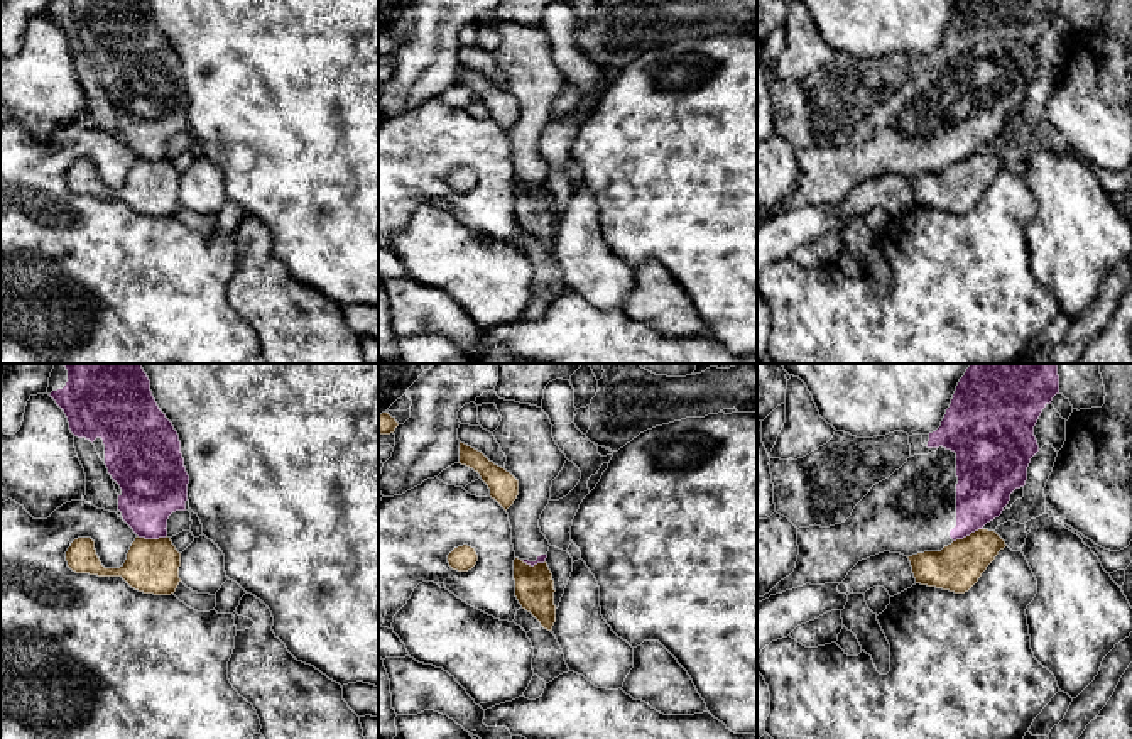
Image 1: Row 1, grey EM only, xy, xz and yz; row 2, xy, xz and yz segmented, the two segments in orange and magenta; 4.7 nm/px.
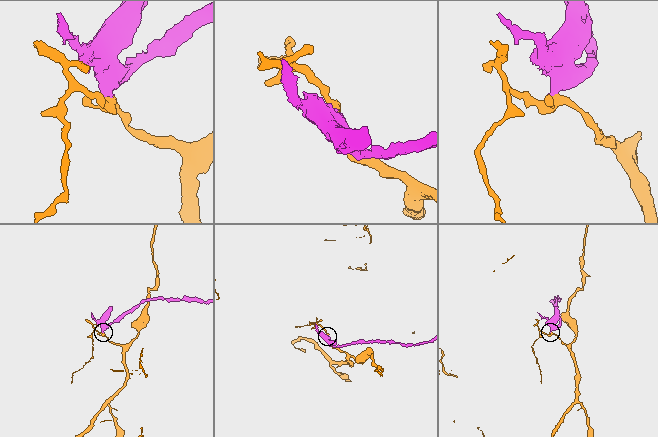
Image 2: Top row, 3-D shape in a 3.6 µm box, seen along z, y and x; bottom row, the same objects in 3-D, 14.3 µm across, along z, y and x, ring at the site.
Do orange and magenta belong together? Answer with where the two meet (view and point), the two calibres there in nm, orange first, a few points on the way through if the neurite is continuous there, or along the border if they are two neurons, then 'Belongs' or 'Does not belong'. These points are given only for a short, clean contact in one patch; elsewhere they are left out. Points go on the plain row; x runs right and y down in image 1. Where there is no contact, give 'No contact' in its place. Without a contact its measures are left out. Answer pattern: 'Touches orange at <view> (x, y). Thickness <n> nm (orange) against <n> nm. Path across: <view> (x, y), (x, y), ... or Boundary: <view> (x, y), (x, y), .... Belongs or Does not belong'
Touches orange at xy (152, 161). Thickness 260 nm (orange) against 300 nm. Boundary: xy (137, 156), (146, 159), (166, 158). Does not belong

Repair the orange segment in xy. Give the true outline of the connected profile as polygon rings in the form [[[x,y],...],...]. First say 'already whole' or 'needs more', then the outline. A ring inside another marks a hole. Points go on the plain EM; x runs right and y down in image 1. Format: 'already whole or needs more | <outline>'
already whole | [[[137,157],[120,189],[105,189],[96,176],[95,162],[78,159],[68,169],[66,183],[76,194],[122,198],[132,210],[144,215],[171,216],[181,203],[181,174],[167,157],[159,161]]]

